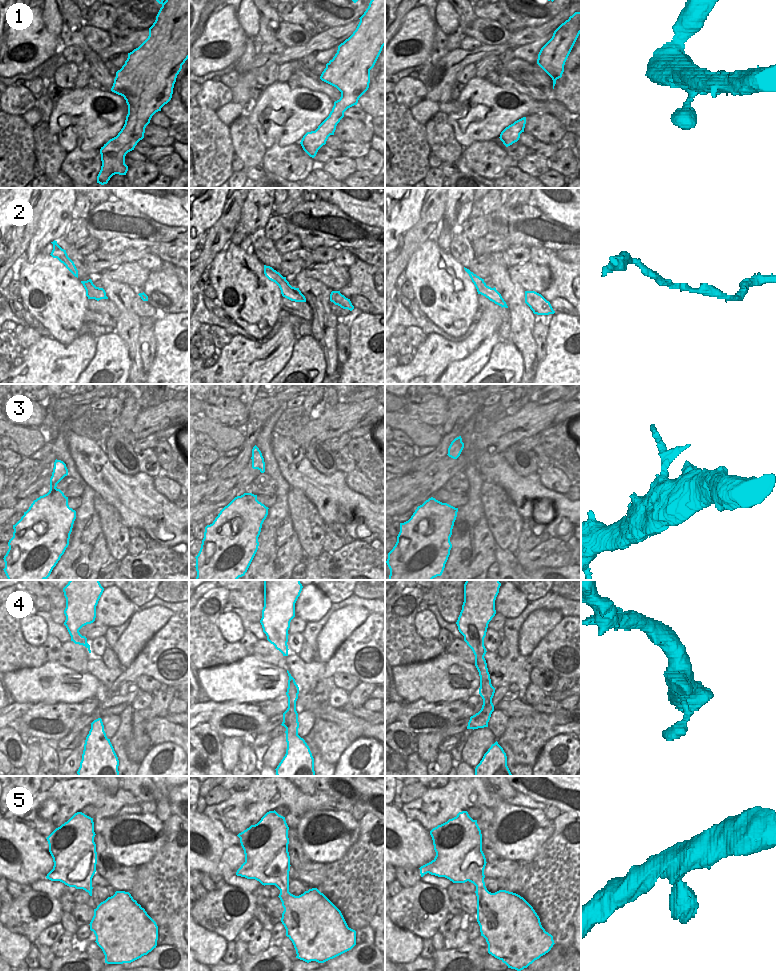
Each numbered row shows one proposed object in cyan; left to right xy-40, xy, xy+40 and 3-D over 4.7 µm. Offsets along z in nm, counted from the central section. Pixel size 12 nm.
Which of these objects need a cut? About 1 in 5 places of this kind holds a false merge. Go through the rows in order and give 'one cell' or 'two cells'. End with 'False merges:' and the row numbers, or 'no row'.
1: one cell
2: one cell
3: one cell
4: one cell
5: one cell
False merges: no row

